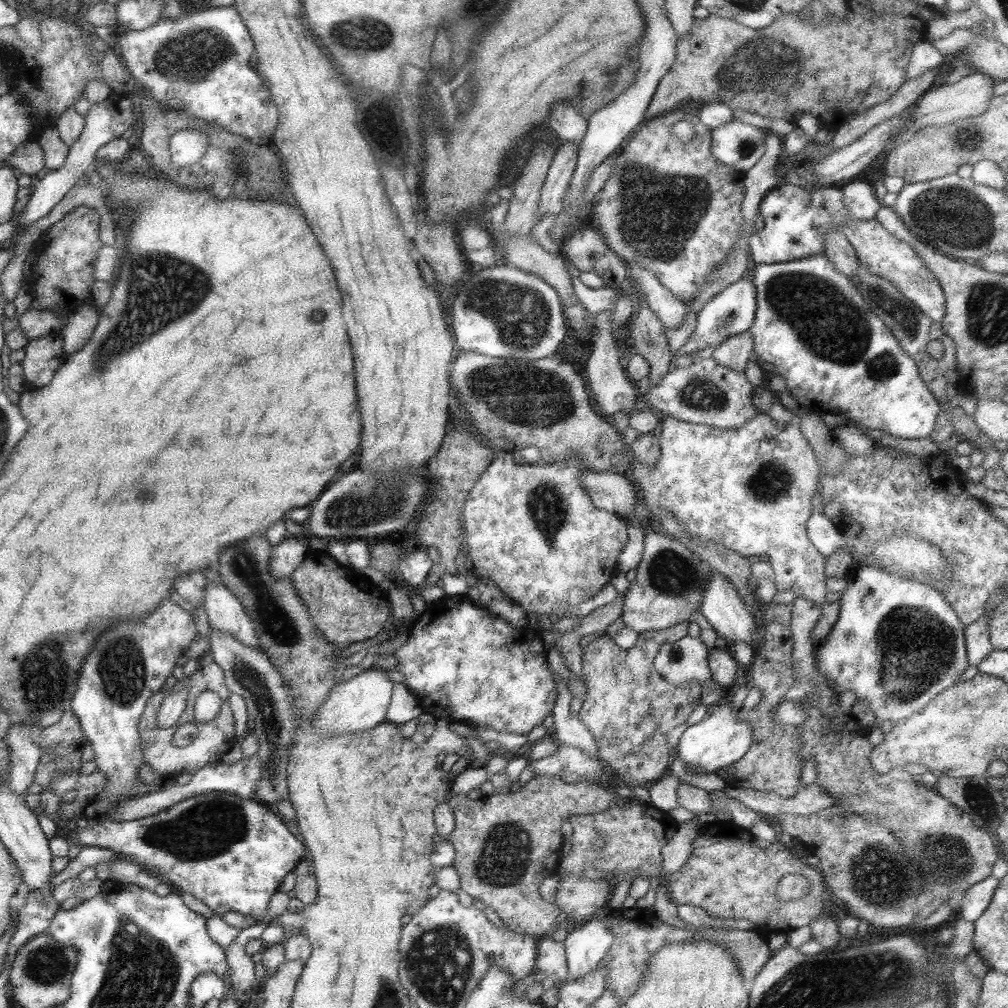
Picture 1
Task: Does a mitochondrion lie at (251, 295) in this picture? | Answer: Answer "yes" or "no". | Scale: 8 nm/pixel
no

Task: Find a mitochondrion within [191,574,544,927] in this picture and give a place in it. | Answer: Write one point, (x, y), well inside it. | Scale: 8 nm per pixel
(508, 853)

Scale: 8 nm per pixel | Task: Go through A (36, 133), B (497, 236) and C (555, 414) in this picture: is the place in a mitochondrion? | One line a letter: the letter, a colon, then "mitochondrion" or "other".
A: other
B: other
C: mitochondrion

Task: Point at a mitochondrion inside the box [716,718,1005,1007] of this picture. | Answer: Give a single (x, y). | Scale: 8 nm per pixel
(881, 878)

